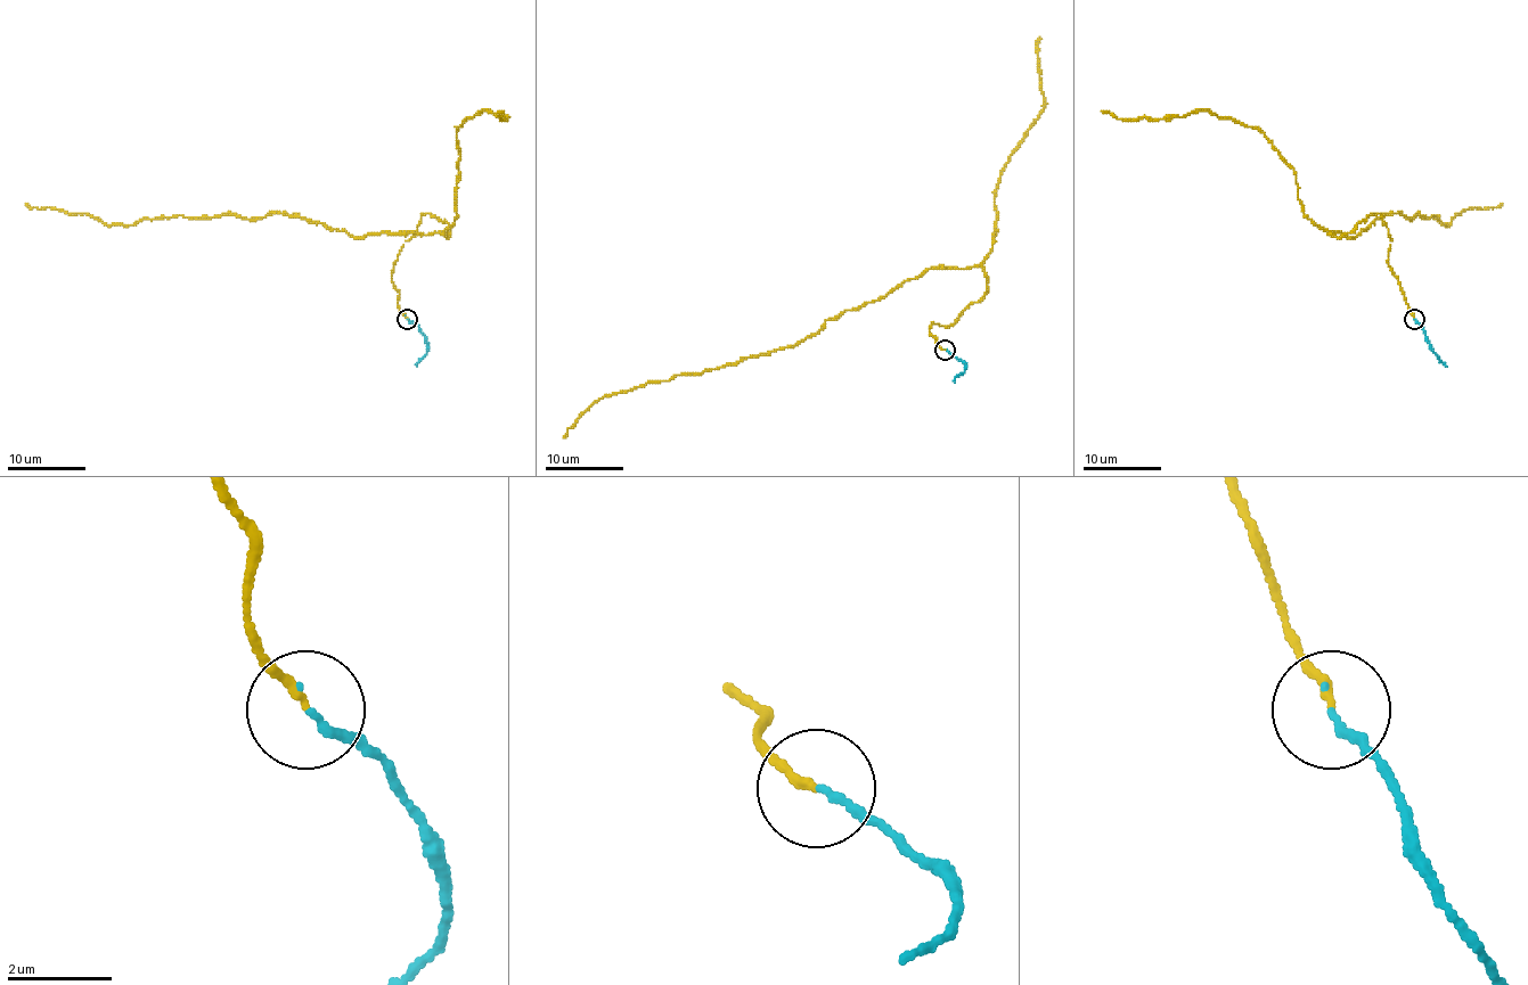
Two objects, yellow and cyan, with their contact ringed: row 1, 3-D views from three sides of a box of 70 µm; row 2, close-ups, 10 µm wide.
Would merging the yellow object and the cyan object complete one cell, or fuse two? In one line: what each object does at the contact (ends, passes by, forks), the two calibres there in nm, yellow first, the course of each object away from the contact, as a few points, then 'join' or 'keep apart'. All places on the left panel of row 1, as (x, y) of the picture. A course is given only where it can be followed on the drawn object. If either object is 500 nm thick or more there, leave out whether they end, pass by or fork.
yellow ends there; cyan ends there; 160 nm thick on the yellow side, 150 nm on the other; yellow runs (407, 319), (391, 272), (431, 213), (448, 224), (447, 237), (352, 237), (277, 213), (109, 224), (25, 203); cyan runs (407, 319), (418, 327), (426, 345), (426, 353), (417, 367); join

